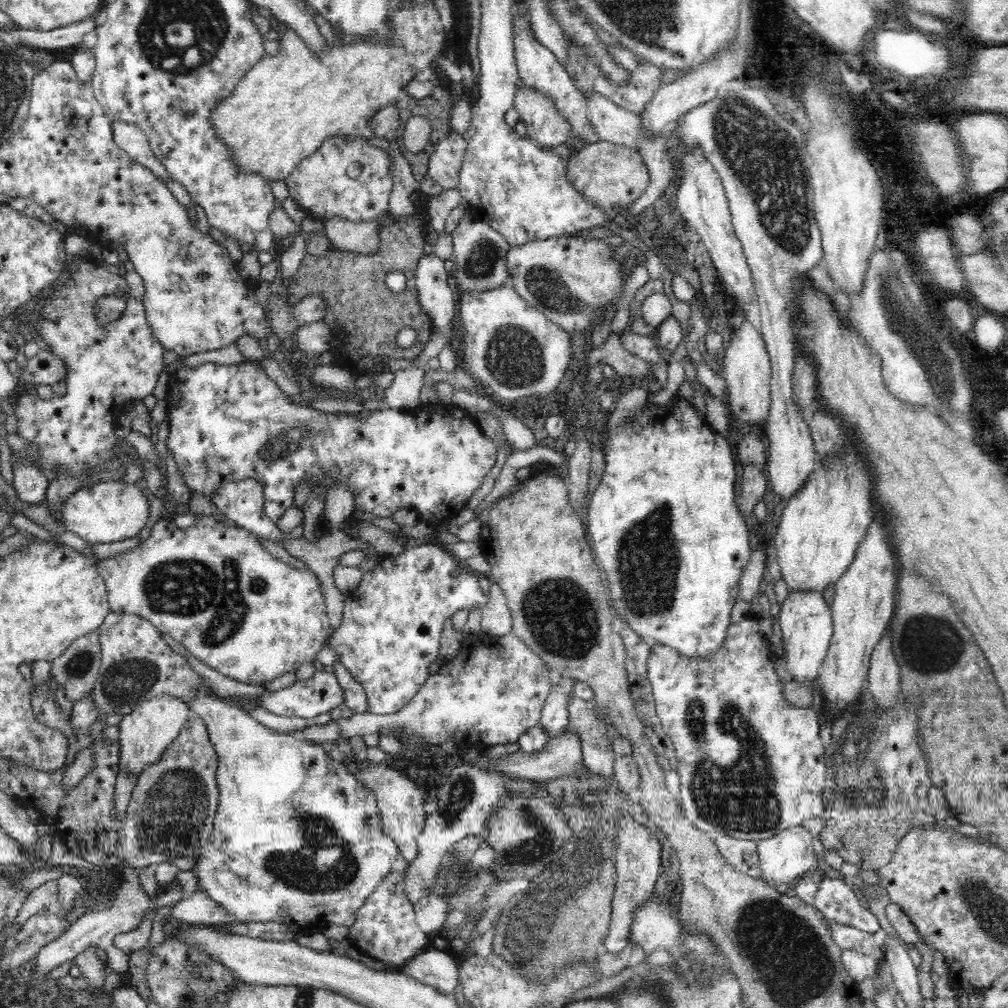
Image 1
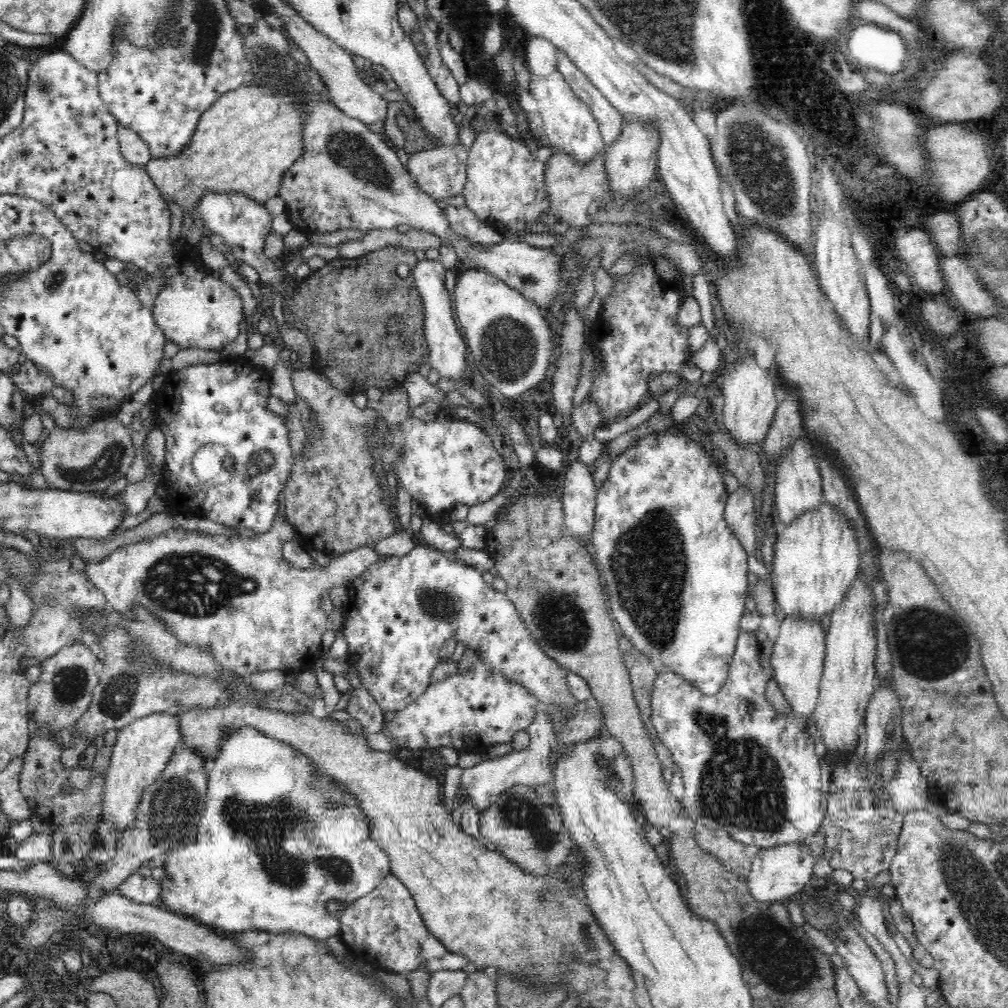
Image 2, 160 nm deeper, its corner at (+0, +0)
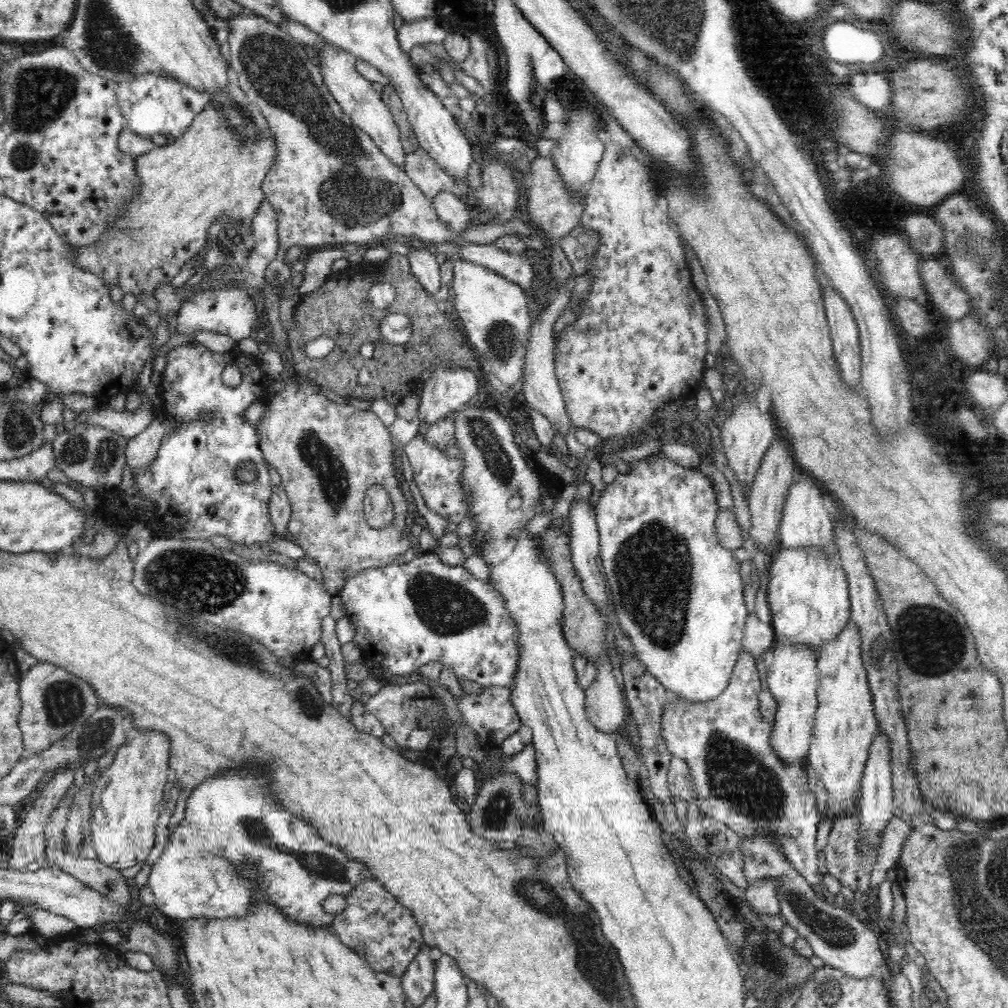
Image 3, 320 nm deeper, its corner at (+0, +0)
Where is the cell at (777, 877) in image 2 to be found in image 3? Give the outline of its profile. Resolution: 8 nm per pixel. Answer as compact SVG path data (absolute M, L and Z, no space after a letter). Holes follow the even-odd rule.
M764 876L745 888L745 899L756 914L774 916L781 912L780 887L781 876Z

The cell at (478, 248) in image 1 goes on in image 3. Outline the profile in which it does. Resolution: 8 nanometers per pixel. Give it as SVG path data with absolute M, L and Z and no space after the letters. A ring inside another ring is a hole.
M440 192L432 202L438 217L457 233L476 227L470 218L470 204L465 203L463 198L458 198L451 192Z

